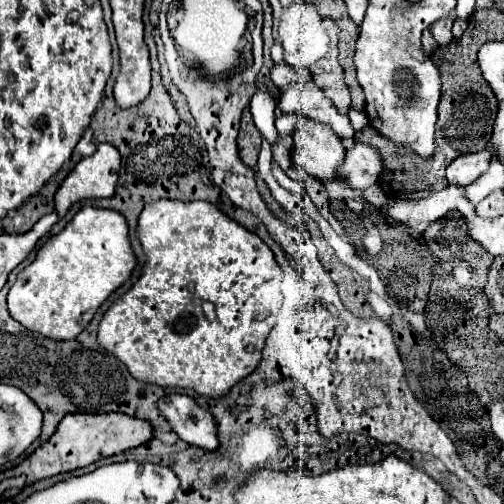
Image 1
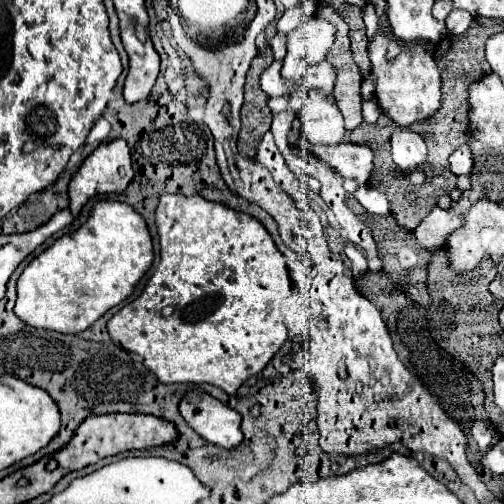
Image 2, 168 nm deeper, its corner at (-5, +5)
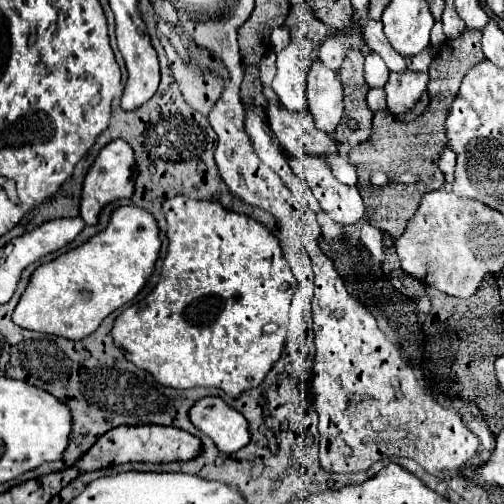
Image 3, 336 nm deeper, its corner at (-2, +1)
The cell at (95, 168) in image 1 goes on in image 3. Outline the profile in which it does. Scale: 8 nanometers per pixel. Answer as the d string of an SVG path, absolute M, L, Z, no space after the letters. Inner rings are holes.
M114 140L108 146L100 150L94 164L90 166L84 184L82 184L82 198L80 198L80 218L86 224L96 224L98 214L102 206L106 206L112 200L118 198L130 198L134 192L134 176L136 176L136 164L134 164L134 152L124 140Z

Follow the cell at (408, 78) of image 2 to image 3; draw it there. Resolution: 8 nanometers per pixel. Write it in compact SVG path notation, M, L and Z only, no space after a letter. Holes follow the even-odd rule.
M390 72L390 78L384 86L388 98L388 110L394 116L400 116L416 106L420 96L426 92L428 86L428 72Z

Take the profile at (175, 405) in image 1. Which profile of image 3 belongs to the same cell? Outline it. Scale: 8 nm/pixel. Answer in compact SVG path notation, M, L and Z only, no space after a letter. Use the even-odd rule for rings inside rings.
M206 396L190 408L190 422L210 436L220 452L236 452L250 442L246 418L222 398Z

